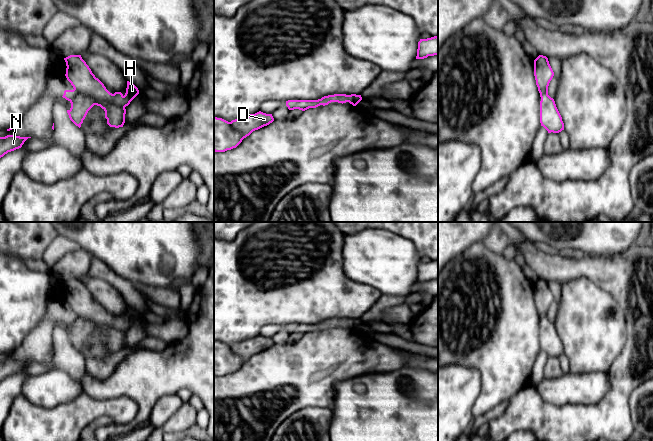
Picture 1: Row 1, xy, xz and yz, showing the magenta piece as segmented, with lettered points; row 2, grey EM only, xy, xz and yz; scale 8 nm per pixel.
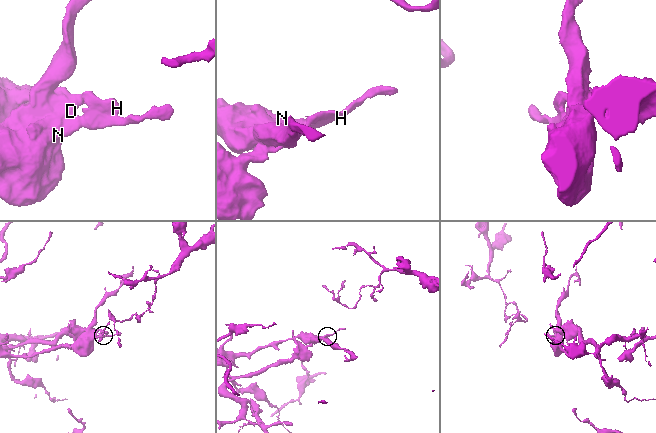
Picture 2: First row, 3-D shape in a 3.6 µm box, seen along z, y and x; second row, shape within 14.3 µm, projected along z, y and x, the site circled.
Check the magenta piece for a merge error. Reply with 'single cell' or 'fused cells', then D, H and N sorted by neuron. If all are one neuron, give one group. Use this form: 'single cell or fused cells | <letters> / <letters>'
single cell | D H N

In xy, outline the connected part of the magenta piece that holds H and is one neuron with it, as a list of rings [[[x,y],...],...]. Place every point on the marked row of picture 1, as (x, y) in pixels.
[[[70,55],[64,58],[66,62],[66,78],[73,86],[73,90],[65,90],[63,98],[71,103],[71,108],[67,110],[70,120],[79,128],[83,123],[88,111],[94,106],[100,106],[105,111],[105,118],[110,127],[123,127],[125,123],[125,107],[139,94],[138,88],[127,81],[126,93],[121,92],[110,93],[104,84],[95,77],[89,66],[82,59],[81,55]]]

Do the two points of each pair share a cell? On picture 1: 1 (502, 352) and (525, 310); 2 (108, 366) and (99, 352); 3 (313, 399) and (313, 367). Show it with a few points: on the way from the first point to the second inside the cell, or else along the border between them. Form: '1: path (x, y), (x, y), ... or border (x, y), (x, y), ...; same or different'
1: path (502, 342), (502, 333), (515, 320); same
2: border (112, 351), (101, 359), (86, 359); different
3: path (313, 391), (313, 375); same

